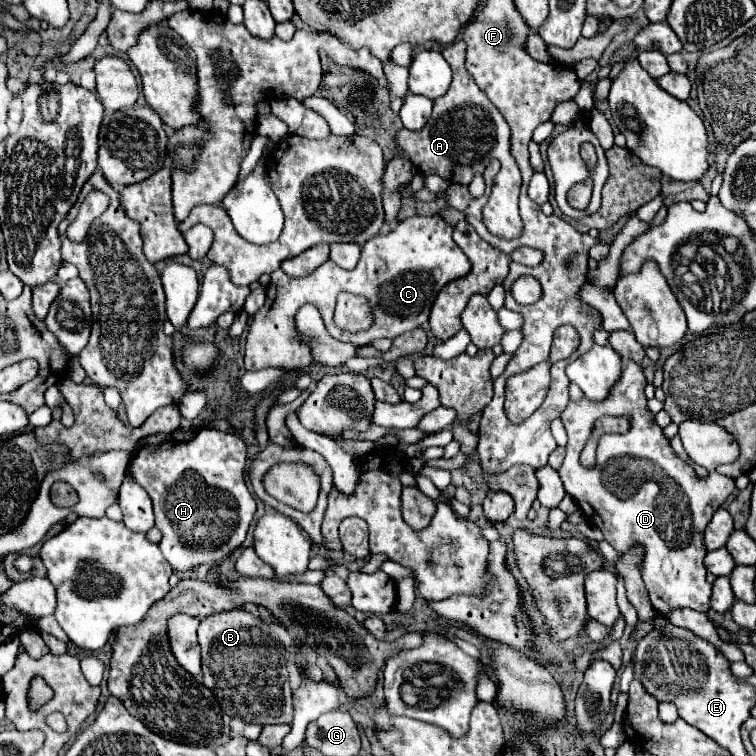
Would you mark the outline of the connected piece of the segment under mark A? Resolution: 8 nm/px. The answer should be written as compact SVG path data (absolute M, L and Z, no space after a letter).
M455 40L449 46L445 46L443 58L449 62L453 70L451 88L447 90L447 94L435 100L433 114L421 130L413 132L403 128L393 136L393 140L397 152L407 156L417 166L419 172L437 174L453 184L467 186L473 180L473 176L481 174L491 160L499 160L499 152L507 148L509 126L503 114L495 108L487 94L479 90L479 86L471 80L471 74L465 70L463 40Z

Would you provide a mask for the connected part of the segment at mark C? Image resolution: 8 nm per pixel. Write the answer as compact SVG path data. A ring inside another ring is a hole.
M411 216L399 222L389 234L379 234L371 238L363 250L359 264L345 272L331 260L323 262L309 276L291 278L281 270L271 274L271 284L267 286L265 306L253 316L247 344L245 344L245 370L261 370L269 366L281 368L305 368L311 364L309 346L303 340L295 340L295 314L303 304L313 304L319 308L327 332L341 342L351 342L355 346L365 346L377 338L397 338L413 328L429 326L429 312L439 290L457 278L463 278L471 270L467 254L451 238L453 226L441 216ZM339 292L361 294L371 302L375 312L375 322L371 330L365 332L343 332L333 322L335 298Z

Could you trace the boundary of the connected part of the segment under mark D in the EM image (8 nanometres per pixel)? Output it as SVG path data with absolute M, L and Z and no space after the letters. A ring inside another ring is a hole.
M627 362L623 368L623 380L615 384L615 392L603 404L587 404L587 400L571 402L561 414L565 430L569 434L567 456L557 470L565 492L579 502L587 502L603 520L603 536L617 550L627 552L633 544L645 546L643 580L651 596L651 604L657 612L669 612L673 608L691 608L697 612L709 610L711 584L707 584L707 570L703 558L707 554L703 544L703 530L709 524L717 508L735 490L729 476L711 472L701 480L693 468L677 458L663 428L655 422L655 414L647 408L643 388L647 380L643 370L635 362ZM601 416L633 416L633 426L627 434L603 434L597 442L597 464L585 470L579 464L579 454L585 442L591 438L595 422Z

